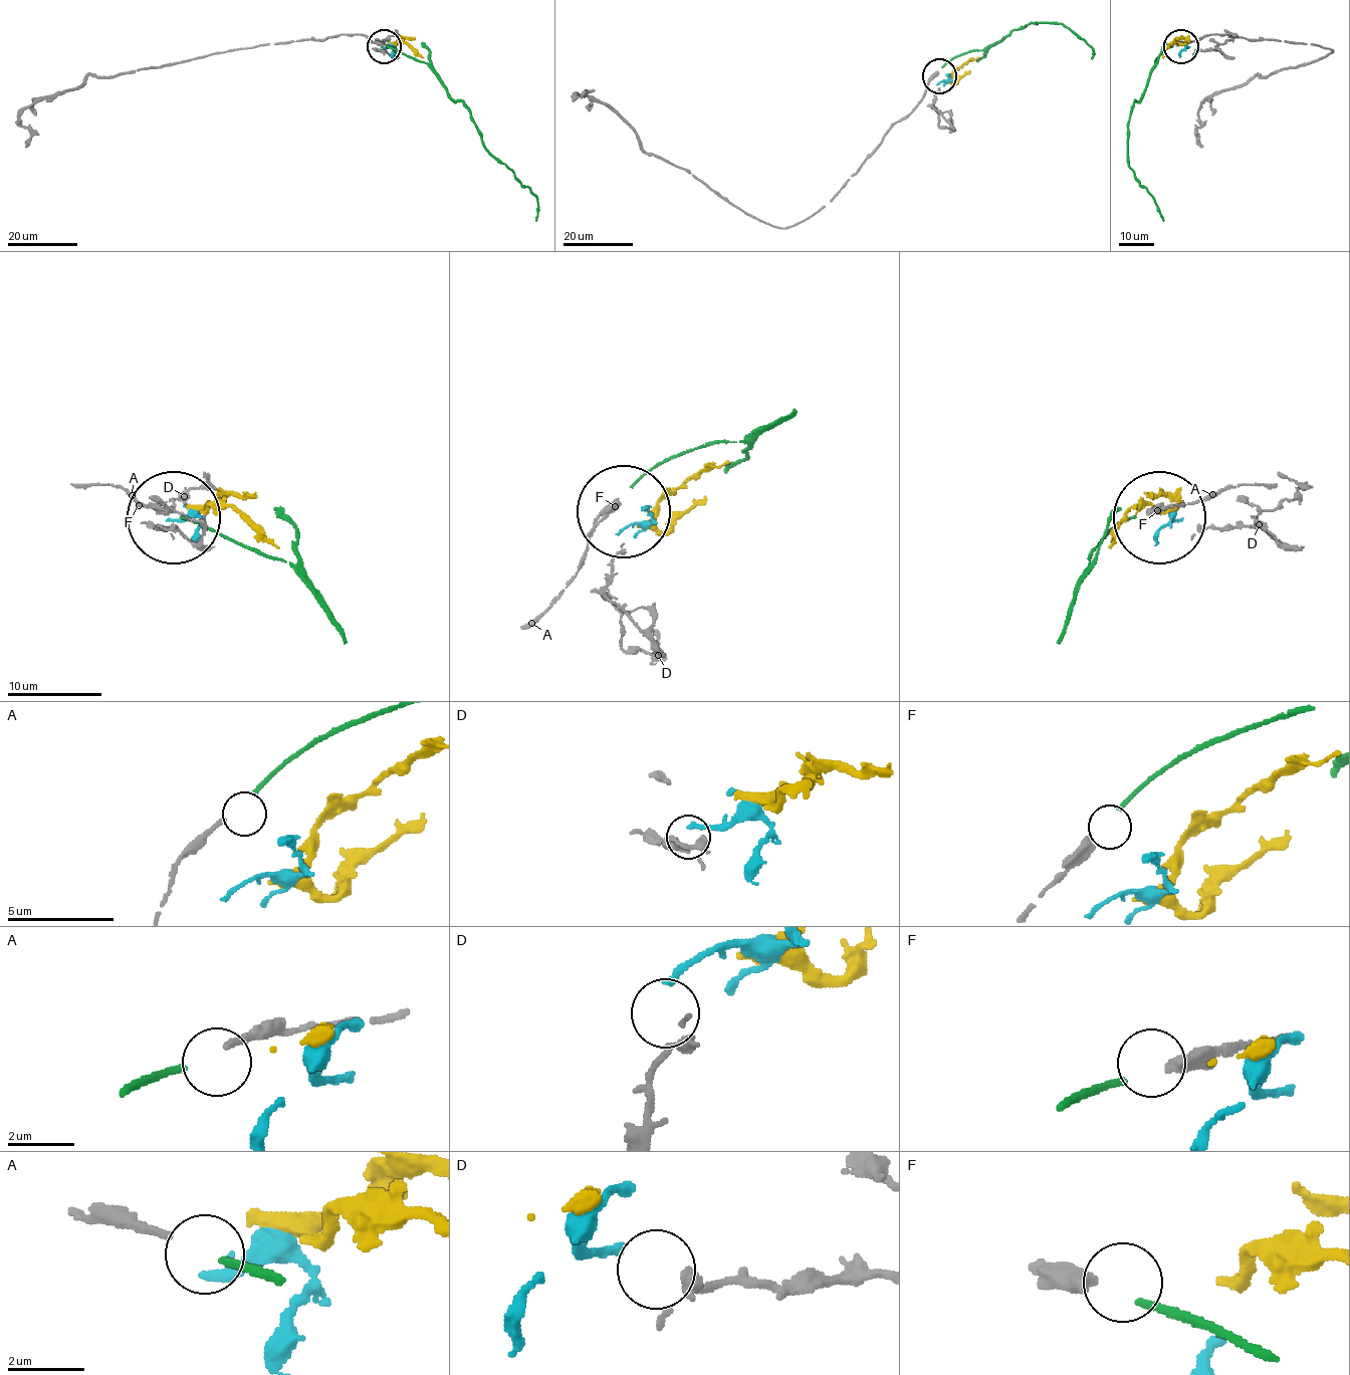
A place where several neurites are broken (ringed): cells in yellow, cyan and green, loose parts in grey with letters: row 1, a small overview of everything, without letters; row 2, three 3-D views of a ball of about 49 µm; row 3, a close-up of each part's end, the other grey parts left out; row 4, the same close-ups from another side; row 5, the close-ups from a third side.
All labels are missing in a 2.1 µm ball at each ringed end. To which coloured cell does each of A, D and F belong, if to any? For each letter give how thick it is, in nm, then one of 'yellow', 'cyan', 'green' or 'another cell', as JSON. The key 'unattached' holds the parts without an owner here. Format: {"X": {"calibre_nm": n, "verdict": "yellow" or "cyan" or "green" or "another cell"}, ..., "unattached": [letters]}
{"A": {"calibre_nm": 200, "verdict": "green"}, "D": {"calibre_nm": 360, "verdict": "cyan"}, "F": {"calibre_nm": 480, "verdict": "another cell"}, "unattached": ["F"]}

